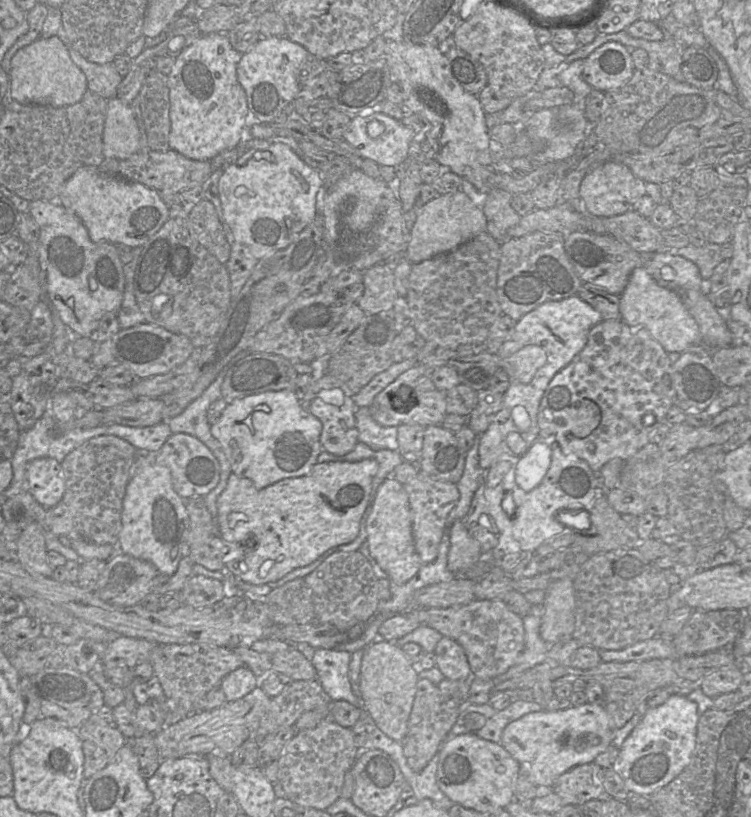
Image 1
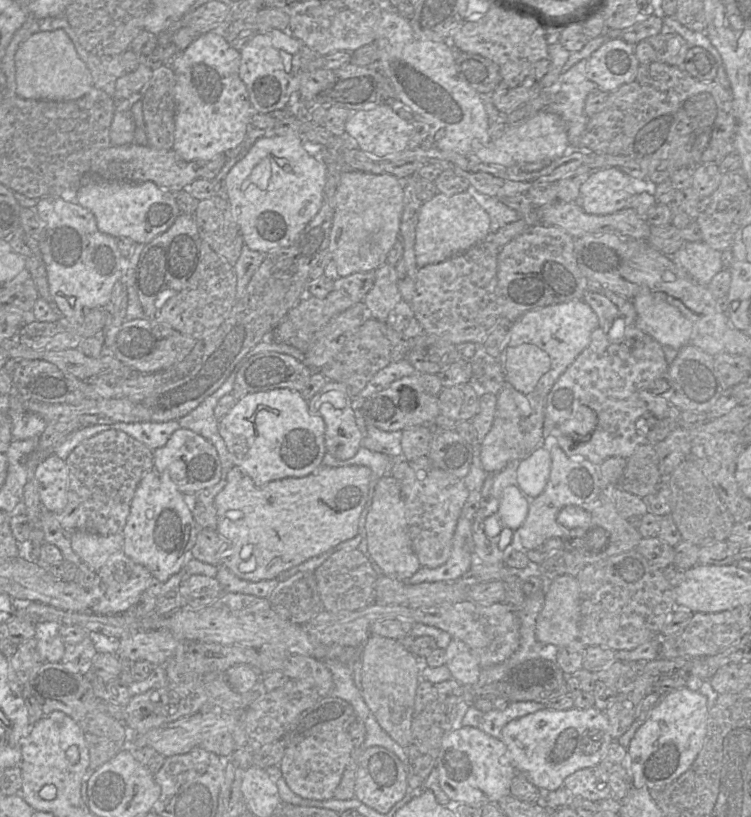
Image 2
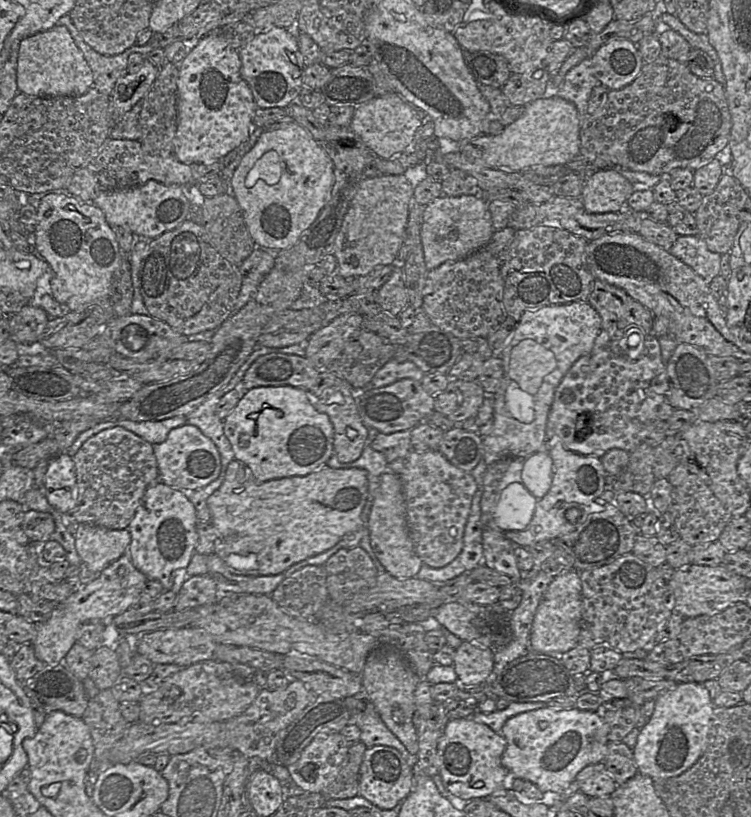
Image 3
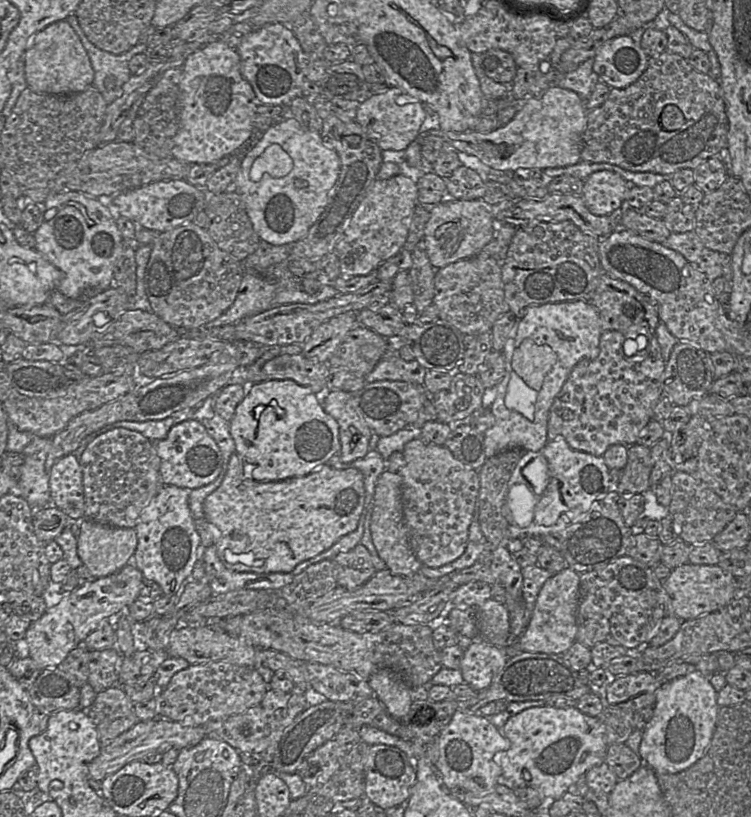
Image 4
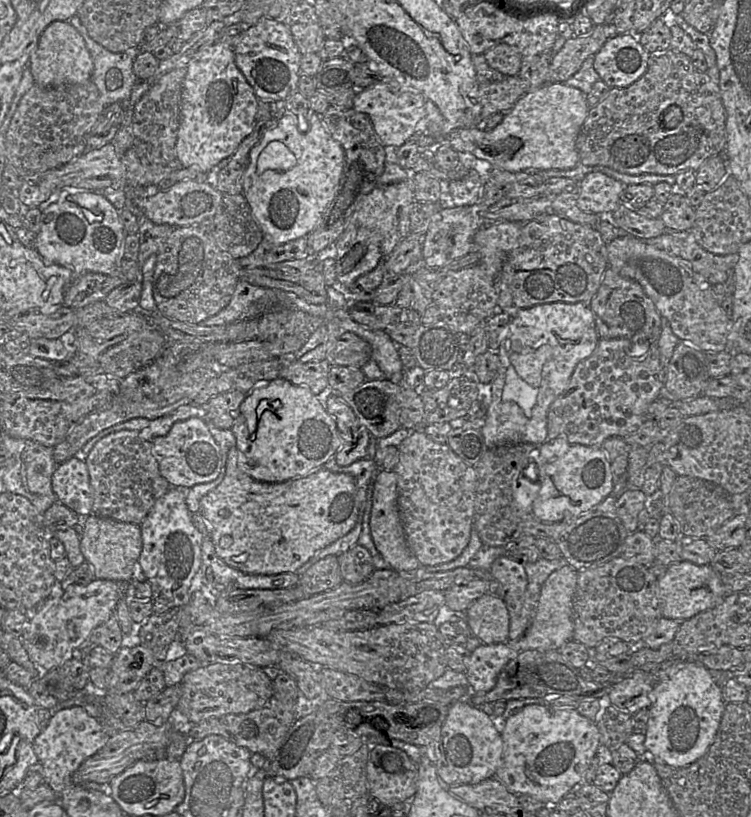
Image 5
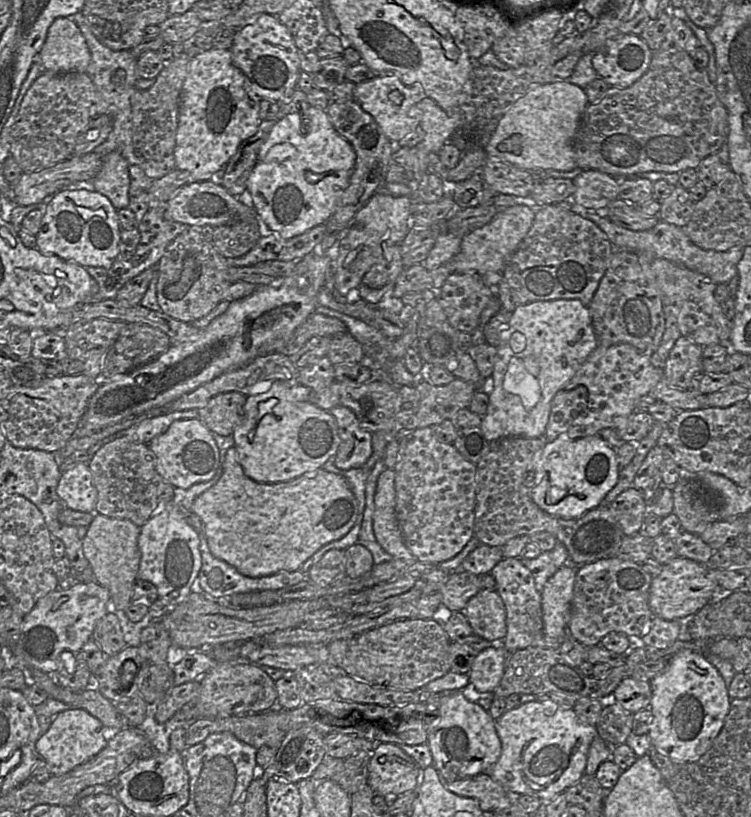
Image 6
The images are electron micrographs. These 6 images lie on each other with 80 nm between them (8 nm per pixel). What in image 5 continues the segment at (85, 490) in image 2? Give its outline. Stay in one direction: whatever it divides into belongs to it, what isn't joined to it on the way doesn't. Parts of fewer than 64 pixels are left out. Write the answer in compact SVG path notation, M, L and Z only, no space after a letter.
M120 430L101 438L85 457L93 489L92 513L117 521L140 525L158 498L171 487L159 472L157 456L153 452L153 443L142 439L136 431Z

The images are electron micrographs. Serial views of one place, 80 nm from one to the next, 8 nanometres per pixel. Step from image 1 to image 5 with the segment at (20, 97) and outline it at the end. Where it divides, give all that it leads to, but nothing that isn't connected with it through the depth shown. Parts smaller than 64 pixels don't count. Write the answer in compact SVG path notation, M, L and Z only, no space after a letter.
M54 21L47 26L30 56L28 67L35 84L45 88L85 83L91 80L94 69L83 37L69 21Z

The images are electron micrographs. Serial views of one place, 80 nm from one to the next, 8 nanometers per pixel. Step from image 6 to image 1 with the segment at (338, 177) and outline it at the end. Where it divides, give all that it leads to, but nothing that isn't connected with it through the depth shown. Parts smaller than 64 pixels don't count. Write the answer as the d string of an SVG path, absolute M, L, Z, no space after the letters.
M275 143L268 146L266 149L250 149L239 157L236 162L227 165L223 169L223 173L218 182L218 195L221 202L223 220L229 228L233 238L241 245L241 248L246 256L253 256L257 260L270 256L278 250L288 247L297 236L309 225L317 215L316 197L324 182L320 172L308 166L288 145L284 143Z

